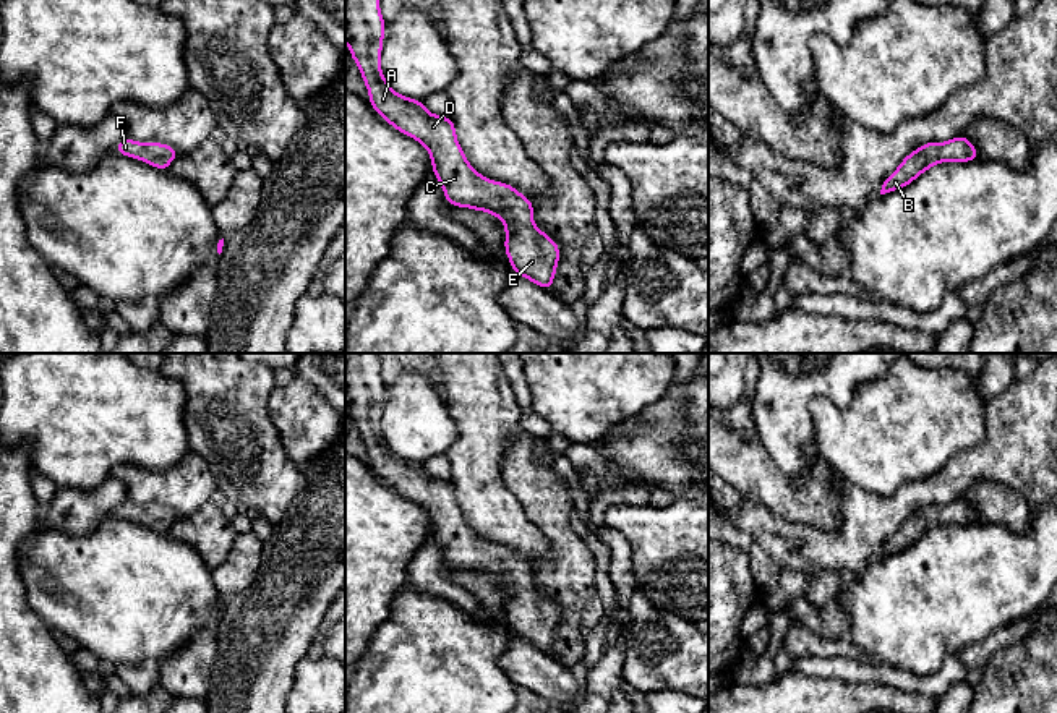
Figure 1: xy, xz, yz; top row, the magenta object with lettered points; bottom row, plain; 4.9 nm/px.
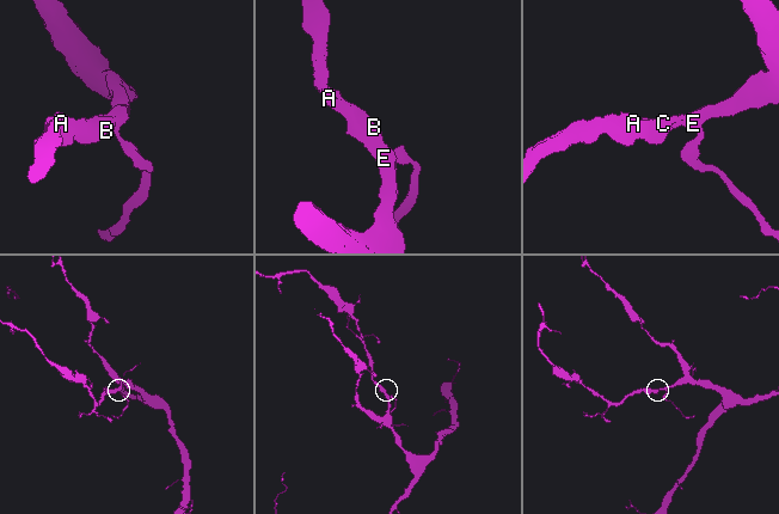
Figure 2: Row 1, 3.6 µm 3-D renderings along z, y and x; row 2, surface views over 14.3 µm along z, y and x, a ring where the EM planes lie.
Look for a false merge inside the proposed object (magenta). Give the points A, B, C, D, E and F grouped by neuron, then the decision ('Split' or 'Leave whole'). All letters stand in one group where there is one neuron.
Groups: A B C D E F. Leave whole

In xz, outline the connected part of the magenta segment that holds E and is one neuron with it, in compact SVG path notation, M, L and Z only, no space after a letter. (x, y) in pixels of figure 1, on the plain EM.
M345 353L345 407L362 436L370 468L431 519L431 533L449 569L496 579L504 585L511 632L551 655L559 608L533 587L533 566L512 548L480 538L467 523L451 480L428 475L422 463L397 457L381 434L386 384L378 353Z

